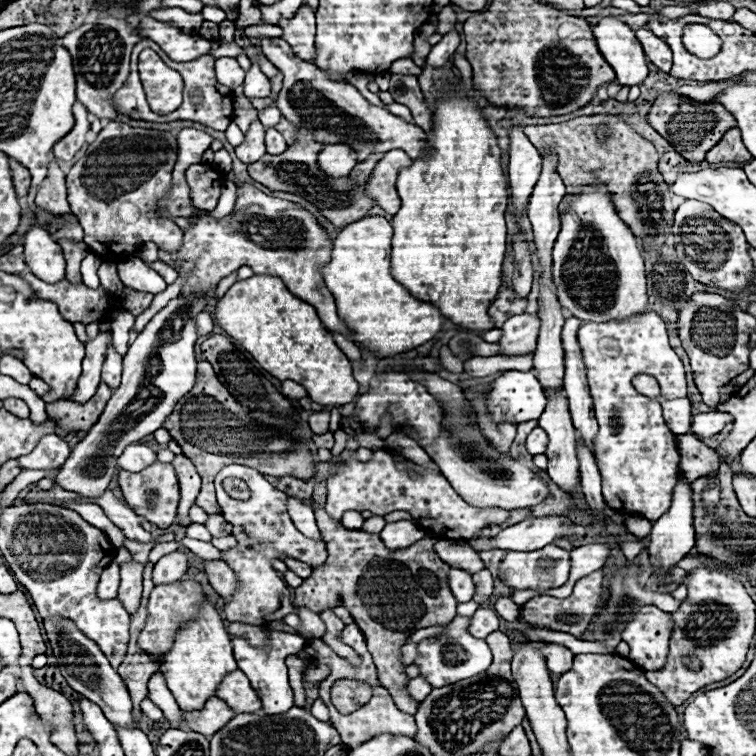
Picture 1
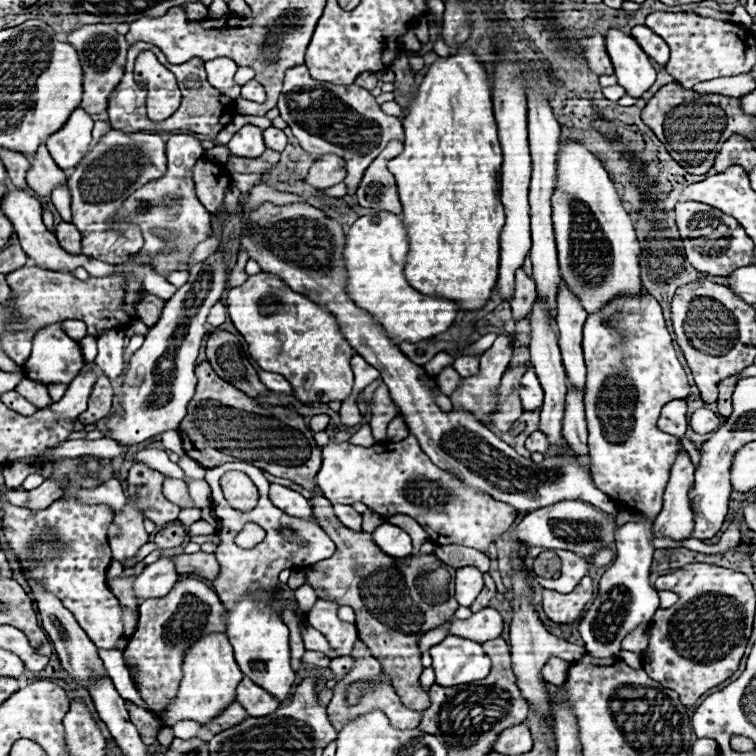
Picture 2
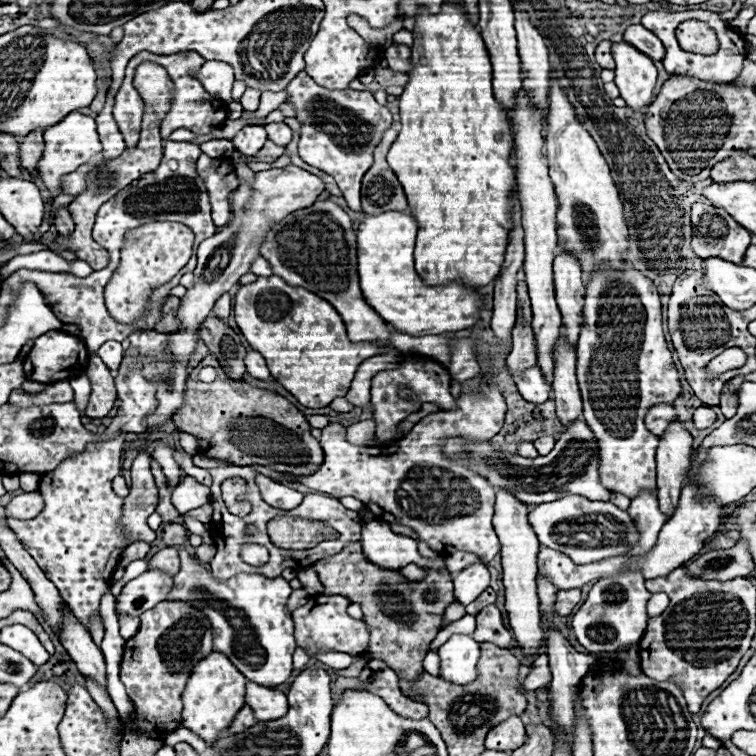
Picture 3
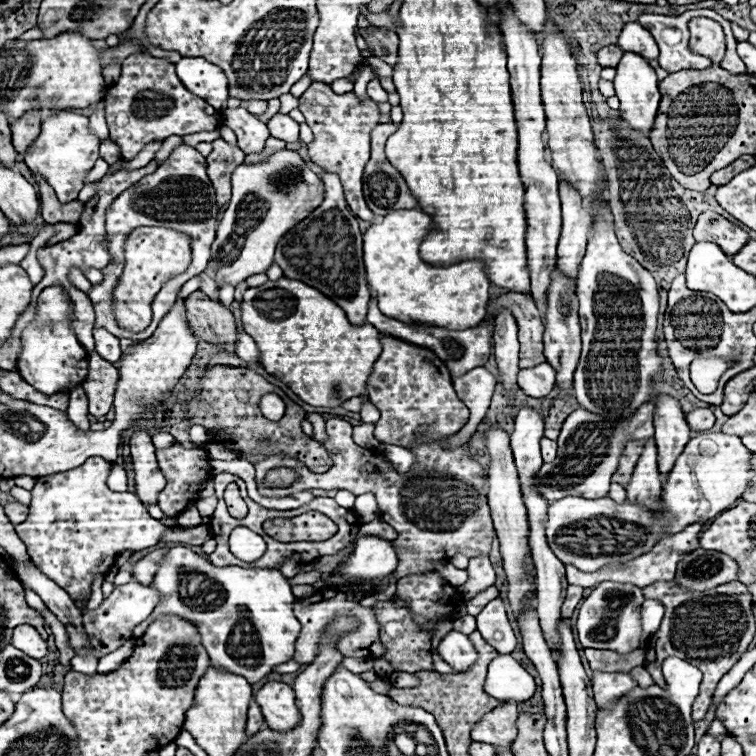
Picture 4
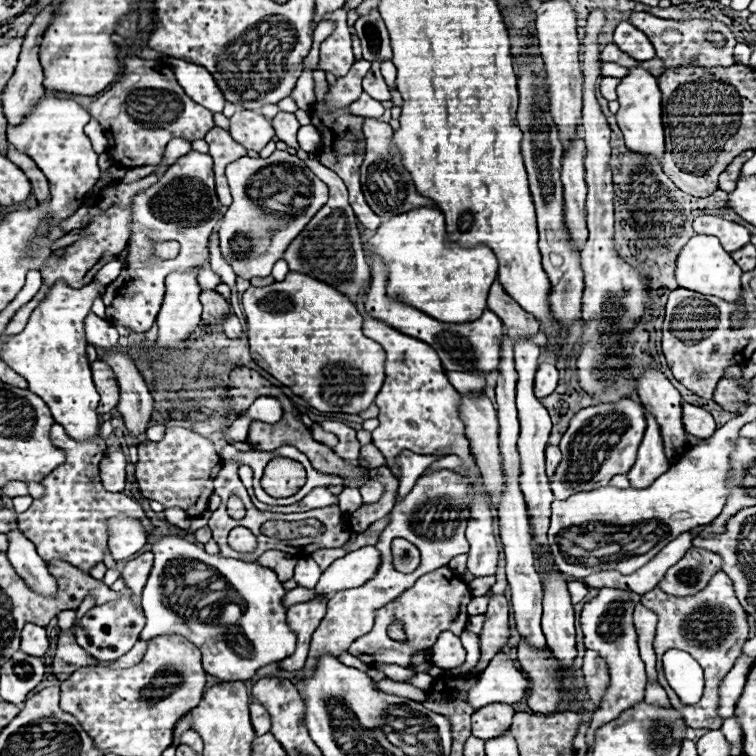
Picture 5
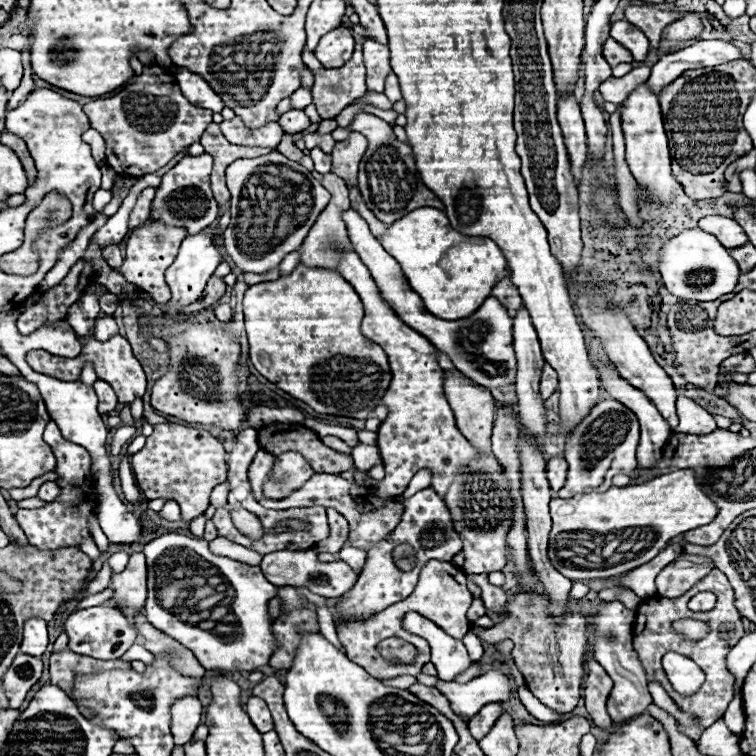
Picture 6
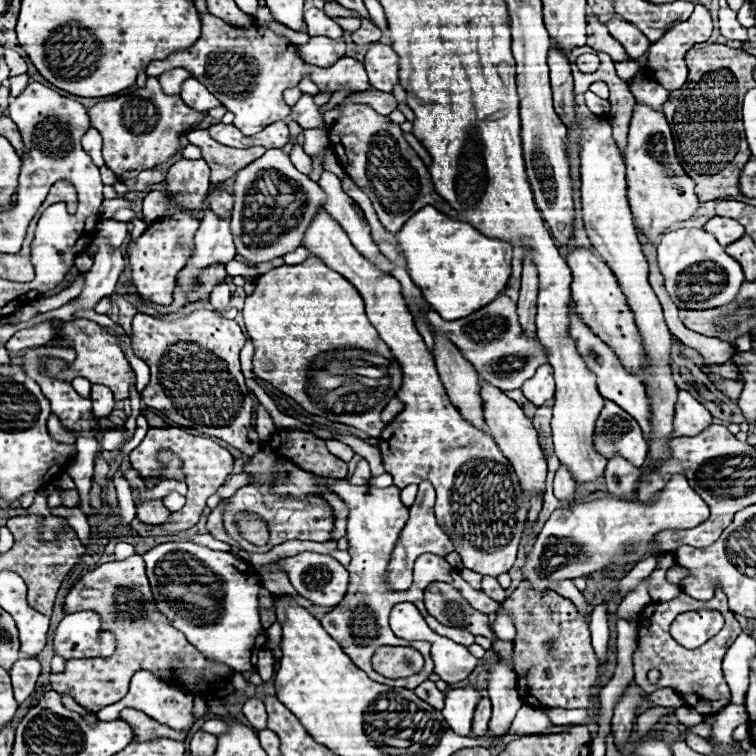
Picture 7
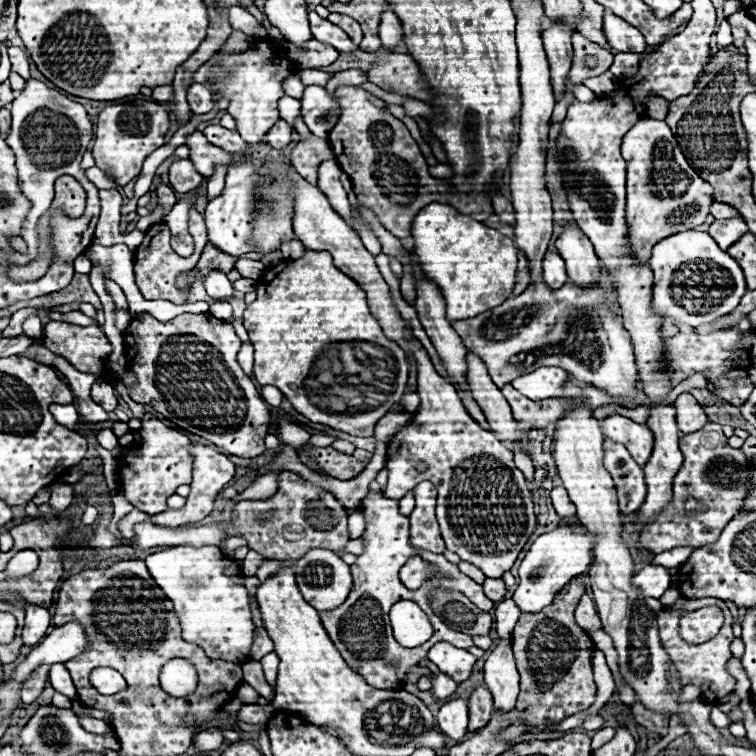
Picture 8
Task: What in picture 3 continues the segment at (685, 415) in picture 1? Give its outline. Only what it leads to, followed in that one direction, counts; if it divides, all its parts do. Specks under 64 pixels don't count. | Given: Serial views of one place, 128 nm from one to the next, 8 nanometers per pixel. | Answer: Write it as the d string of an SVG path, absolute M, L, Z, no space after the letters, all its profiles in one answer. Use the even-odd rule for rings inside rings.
M656 404L648 410L648 414L644 418L644 424L652 434L660 436L674 418L676 418L676 412L670 404Z

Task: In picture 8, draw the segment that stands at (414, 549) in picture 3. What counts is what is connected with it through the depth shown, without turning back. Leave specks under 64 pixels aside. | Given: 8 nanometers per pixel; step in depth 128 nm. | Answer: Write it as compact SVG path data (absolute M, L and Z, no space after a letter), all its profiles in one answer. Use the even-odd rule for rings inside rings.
M314 548L306 556L302 556L294 564L294 574L296 574L296 582L298 582L298 588L304 596L304 600L310 606L314 606L318 612L332 610L338 604L342 604L342 600L346 600L346 596L350 594L350 588L352 588L350 566L336 552L332 552L328 548Z

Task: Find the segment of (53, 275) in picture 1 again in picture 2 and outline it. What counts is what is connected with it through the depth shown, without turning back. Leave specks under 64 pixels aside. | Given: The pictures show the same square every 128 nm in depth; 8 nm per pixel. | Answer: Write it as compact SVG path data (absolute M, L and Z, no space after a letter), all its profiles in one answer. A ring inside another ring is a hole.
M10 188L10 190L6 192L6 196L2 198L2 210L4 210L4 214L10 218L10 222L14 224L14 230L16 230L16 234L18 234L18 238L20 238L20 244L22 244L24 252L26 252L28 258L32 258L40 268L44 268L44 270L54 270L54 272L64 272L64 270L70 272L70 270L74 270L76 266L84 266L91 276L96 277L109 276L112 273L114 269L113 265L94 259L88 260L86 256L70 256L70 254L66 254L66 252L60 248L58 240L54 242L54 236L46 230L46 226L44 226L44 222L42 222L42 204L40 204L40 200L38 200L36 196L30 196L26 190Z

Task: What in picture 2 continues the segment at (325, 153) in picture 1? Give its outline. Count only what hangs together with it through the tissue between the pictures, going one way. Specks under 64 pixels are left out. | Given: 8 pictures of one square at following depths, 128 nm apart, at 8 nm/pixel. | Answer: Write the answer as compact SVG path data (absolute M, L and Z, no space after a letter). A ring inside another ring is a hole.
M328 154L312 164L312 168L302 178L302 182L314 190L324 190L324 188L330 188L330 186L342 182L344 176L346 176L344 160L334 154Z

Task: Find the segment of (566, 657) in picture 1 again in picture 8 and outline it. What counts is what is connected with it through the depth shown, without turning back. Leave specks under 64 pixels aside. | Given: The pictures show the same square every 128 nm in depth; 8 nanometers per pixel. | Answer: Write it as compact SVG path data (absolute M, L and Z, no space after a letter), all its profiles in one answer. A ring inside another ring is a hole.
M458 698L458 700L450 700L448 704L444 704L440 712L436 714L436 722L444 736L448 736L450 740L460 740L466 734L466 726L468 726L466 700Z

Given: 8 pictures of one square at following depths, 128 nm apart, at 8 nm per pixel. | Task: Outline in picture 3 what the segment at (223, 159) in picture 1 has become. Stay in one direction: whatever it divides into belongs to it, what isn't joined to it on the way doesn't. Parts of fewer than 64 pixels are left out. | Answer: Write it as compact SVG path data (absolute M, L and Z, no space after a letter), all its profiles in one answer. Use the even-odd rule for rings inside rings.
M208 140L208 142L200 144L200 148L202 148L202 153L208 154L210 158L214 158L214 156L228 158L234 152L232 142L228 142L228 140Z

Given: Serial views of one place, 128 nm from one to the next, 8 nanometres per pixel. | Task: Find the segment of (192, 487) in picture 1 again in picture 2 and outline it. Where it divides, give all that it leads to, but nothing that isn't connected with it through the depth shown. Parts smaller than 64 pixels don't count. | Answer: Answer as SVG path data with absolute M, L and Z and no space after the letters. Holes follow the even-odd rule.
M182 456L180 458L180 462L178 462L178 466L186 472L186 476L189 479L203 479L205 475L205 468L203 468L196 460L192 460L192 458L188 458L188 456ZM186 508L186 510L180 510L178 520L180 520L180 524L190 526L190 524L202 520L202 512L200 510L194 510L194 508Z

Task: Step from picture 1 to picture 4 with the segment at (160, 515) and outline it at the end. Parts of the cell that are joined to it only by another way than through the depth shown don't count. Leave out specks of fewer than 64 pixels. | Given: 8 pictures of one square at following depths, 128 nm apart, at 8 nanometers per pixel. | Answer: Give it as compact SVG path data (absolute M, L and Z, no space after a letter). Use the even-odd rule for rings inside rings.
M174 442L170 448L156 450L156 458L158 458L160 470L168 480L166 488L158 494L158 506L166 516L176 516L188 508L188 504L198 496L202 482L212 476L208 452L204 448L184 448L180 442Z

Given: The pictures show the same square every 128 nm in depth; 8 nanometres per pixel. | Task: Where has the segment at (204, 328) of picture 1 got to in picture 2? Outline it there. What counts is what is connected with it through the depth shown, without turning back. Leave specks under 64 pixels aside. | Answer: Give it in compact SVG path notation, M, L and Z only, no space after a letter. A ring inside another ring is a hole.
M218 302L218 304L214 304L214 308L208 314L208 328L218 328L224 322L226 322L226 306L222 302Z

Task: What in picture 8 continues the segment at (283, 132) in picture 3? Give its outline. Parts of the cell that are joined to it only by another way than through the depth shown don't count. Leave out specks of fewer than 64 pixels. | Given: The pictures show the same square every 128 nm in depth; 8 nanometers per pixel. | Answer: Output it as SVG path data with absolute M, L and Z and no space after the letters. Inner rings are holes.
M306 86L302 96L302 118L312 134L318 138L328 138L330 128L338 122L340 104L334 94L326 92L324 86Z

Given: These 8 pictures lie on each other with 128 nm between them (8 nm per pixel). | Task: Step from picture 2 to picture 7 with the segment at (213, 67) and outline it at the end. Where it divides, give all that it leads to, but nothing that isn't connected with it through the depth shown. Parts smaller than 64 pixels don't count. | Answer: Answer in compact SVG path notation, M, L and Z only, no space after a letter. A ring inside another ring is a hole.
M190 78L184 82L180 96L186 104L190 104L190 108L194 108L198 112L208 112L208 110L220 106L220 102L196 78Z

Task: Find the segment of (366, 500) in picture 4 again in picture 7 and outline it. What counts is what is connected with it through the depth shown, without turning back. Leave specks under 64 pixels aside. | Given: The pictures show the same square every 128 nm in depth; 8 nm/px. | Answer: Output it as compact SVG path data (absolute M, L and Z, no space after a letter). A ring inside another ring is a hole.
M318 208L314 214L314 220L308 224L304 232L302 242L312 254L322 258L332 270L340 272L354 288L360 292L360 296L366 302L366 314L372 326L378 330L380 338L388 344L388 348L394 352L394 358L402 366L404 382L398 392L398 398L404 402L404 410L390 422L380 434L380 454L385 471L394 478L396 488L405 488L410 484L418 485L421 481L430 480L436 488L436 520L442 524L444 532L450 536L454 550L460 554L464 568L480 572L484 576L500 576L508 572L516 560L518 544L524 532L526 514L528 508L524 506L524 494L520 488L520 480L514 474L514 468L506 460L506 456L500 452L500 448L494 444L494 440L482 432L474 430L472 424L468 424L456 406L452 406L446 388L436 372L436 364L432 354L428 352L422 336L418 334L414 326L414 318L400 294L398 280L386 280L386 282L374 282L380 280L384 274L376 264L372 264L368 258L364 258L350 242L348 234L342 230L342 226L324 210Z

